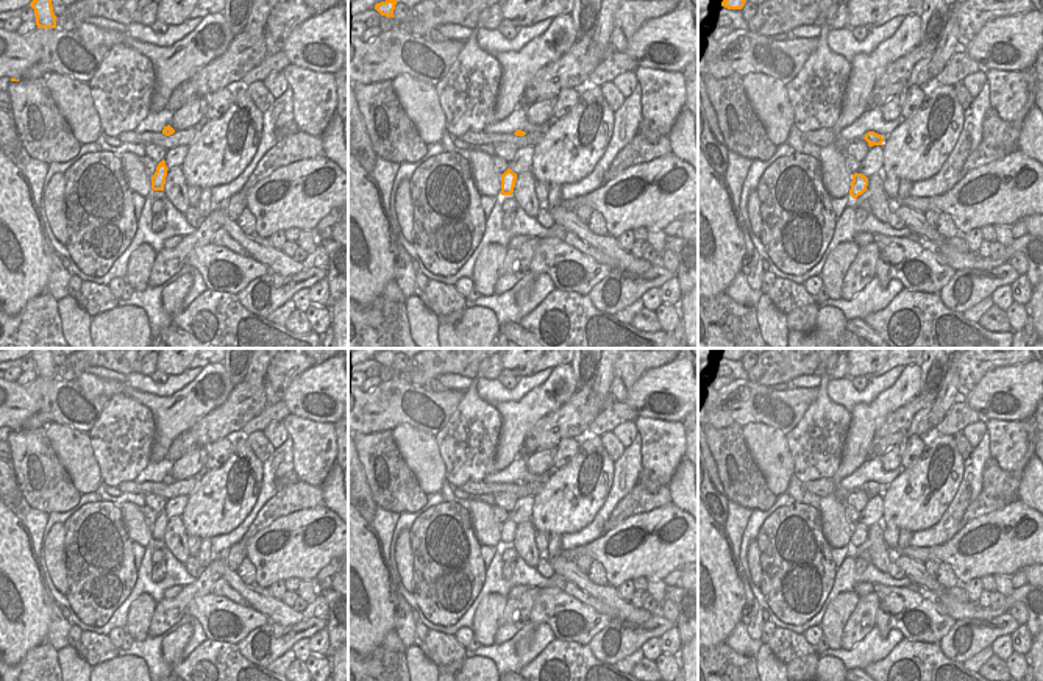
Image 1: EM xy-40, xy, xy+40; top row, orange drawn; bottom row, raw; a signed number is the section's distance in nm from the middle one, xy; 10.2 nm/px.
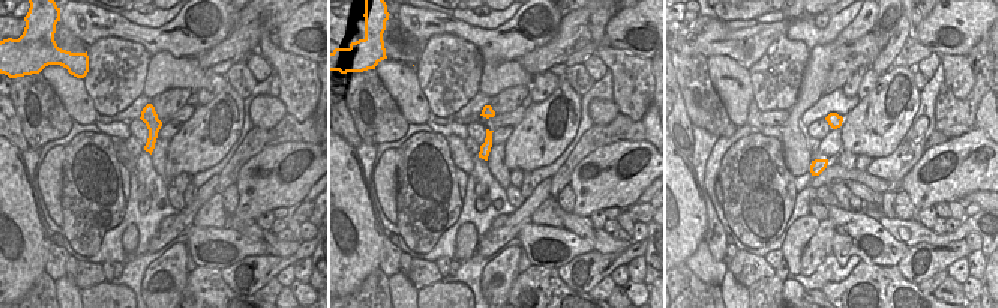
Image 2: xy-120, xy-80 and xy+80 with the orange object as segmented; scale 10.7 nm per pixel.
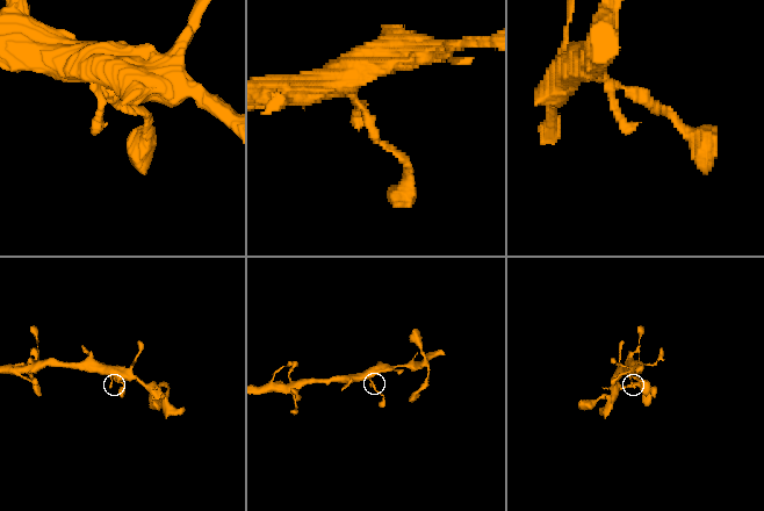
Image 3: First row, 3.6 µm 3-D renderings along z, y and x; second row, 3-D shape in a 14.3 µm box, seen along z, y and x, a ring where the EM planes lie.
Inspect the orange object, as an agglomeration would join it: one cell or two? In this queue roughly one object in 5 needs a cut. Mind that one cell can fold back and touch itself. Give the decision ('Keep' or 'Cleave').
Keep.

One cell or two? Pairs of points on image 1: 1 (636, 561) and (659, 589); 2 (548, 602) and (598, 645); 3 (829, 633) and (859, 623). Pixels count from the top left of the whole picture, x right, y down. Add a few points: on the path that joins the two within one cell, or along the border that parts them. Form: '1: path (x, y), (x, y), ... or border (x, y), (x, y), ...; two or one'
1: border (662, 578), (648, 580); two
2: border (612, 619), (586, 644); two
3: border (859, 597), (843, 628), (840, 647); two

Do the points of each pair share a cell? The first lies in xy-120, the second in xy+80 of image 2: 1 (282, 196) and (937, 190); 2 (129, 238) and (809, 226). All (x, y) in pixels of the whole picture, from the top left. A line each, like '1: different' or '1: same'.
1: same
2: same

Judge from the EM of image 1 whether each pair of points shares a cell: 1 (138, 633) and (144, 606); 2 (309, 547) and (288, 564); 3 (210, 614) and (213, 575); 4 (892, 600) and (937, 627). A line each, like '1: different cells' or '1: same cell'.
1: same cell
2: same cell
3: different cells
4: same cell

